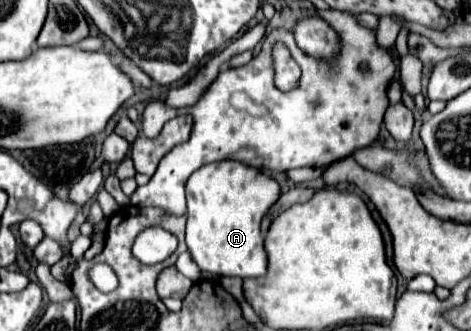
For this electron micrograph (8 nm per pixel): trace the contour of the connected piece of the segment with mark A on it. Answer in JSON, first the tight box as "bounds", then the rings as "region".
{"bounds":[186,161,280,279],"region":[[[240,161],[208,163],[194,171],[186,183],[186,245],[196,265],[216,277],[248,279],[266,275],[268,255],[260,221],[278,197],[280,185],[272,177]]]}

